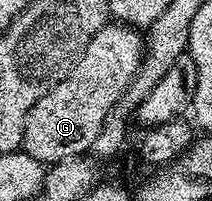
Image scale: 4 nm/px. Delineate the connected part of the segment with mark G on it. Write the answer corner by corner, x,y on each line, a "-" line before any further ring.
109,22
108,26
94,33
90,45
86,45
86,49
73,65
71,73
58,85
51,87
30,109
24,122
22,150
45,165
55,165
63,159
75,159
91,152
94,137
102,133
106,117
112,112
114,105
118,105
118,101
134,81
140,63
144,59
145,46
145,36
137,28
125,27
123,23

